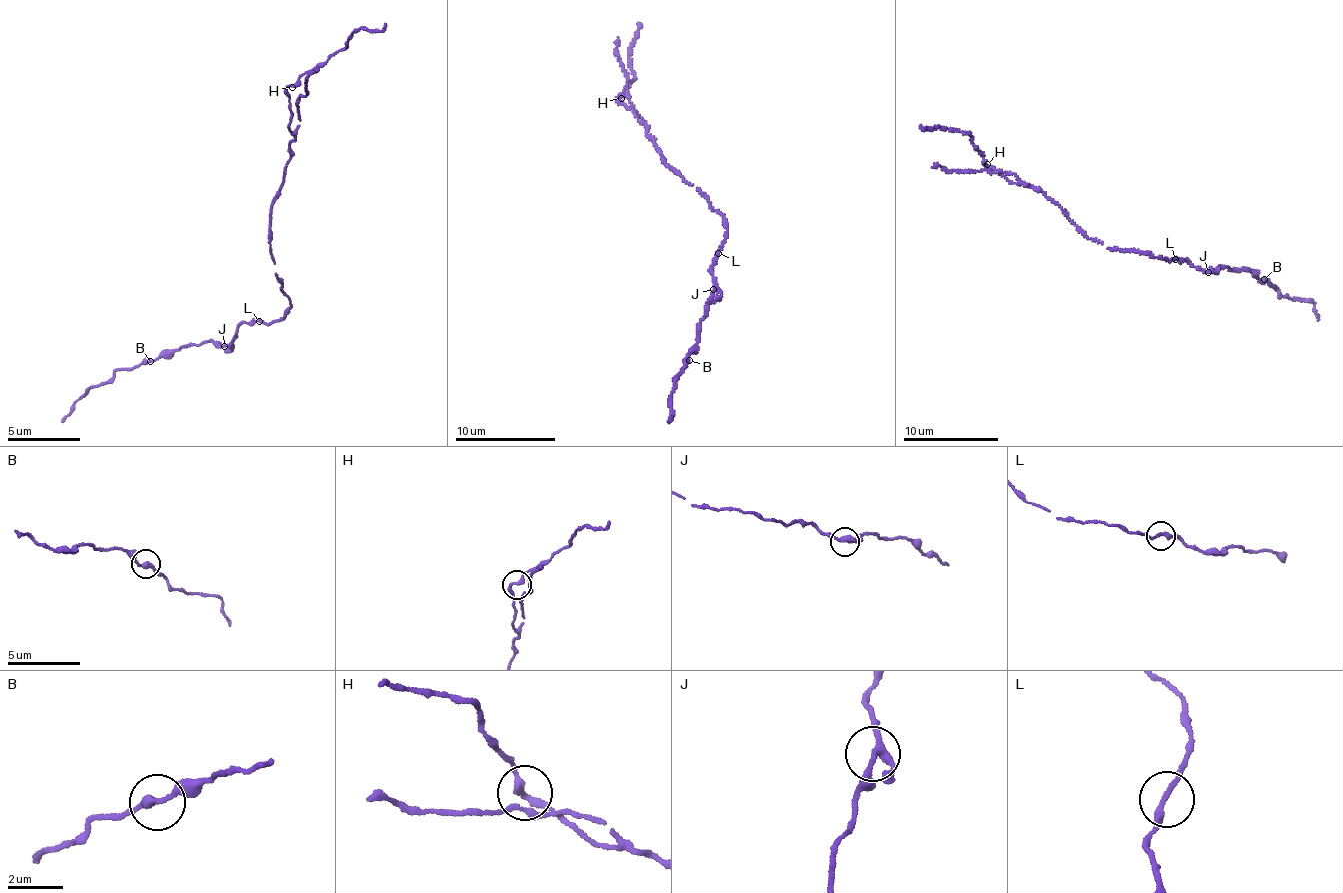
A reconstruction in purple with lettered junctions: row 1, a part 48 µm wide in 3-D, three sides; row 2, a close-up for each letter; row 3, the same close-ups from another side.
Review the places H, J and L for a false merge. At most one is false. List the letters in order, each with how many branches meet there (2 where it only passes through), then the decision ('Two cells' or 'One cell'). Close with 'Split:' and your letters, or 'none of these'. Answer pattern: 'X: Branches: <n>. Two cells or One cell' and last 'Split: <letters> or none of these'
H: Branches: 2. One cell
J: Branches: 3. One cell
L: Branches: 2. One cell
Split: none of these

